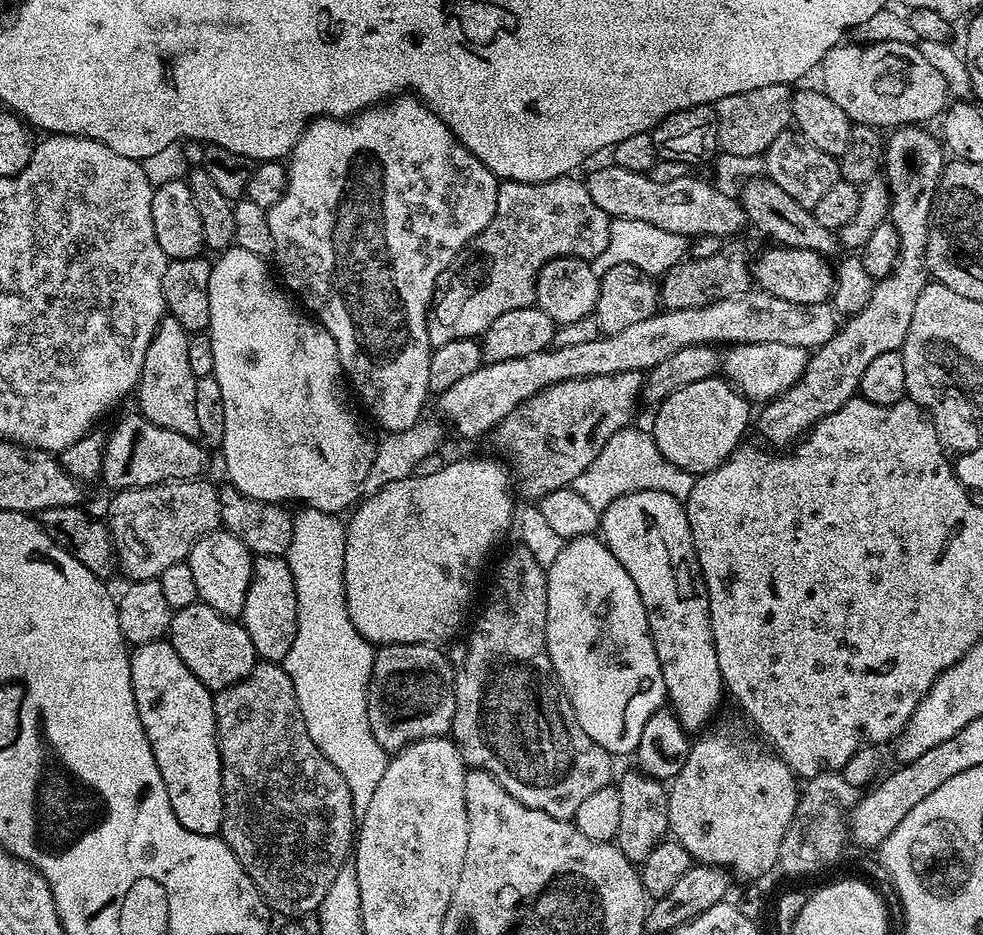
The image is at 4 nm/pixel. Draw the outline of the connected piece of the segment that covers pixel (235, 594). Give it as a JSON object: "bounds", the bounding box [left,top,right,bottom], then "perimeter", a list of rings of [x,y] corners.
{"bounds":[186,530,254,618],"perimeter":[[[223,530],[211,532],[194,542],[186,562],[194,573],[194,582],[198,585],[203,603],[229,618],[239,617],[243,613],[254,571],[254,553],[241,540]]]}

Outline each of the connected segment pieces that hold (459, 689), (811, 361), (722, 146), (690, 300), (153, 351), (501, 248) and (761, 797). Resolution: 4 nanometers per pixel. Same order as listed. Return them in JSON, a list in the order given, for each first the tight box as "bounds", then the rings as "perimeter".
[{"bounds":[451,546,613,820],"perimeter":[[[523,546],[512,548],[504,556],[504,561],[496,568],[496,581],[492,584],[492,597],[488,600],[488,605],[480,612],[480,617],[476,620],[476,625],[468,632],[468,637],[464,640],[464,645],[460,648],[460,657],[455,657],[454,667],[456,669],[456,709],[452,719],[451,739],[456,741],[456,748],[460,751],[460,756],[464,759],[468,768],[477,768],[486,774],[490,774],[518,802],[530,806],[534,810],[542,810],[559,820],[572,820],[575,817],[578,806],[590,798],[590,794],[597,793],[598,790],[609,787],[612,780],[613,757],[582,726],[578,726],[578,718],[570,706],[570,698],[560,685],[560,680],[556,676],[554,666],[550,662],[548,653],[548,643],[546,642],[546,594],[548,593],[548,574],[546,568],[538,562],[538,559]]]},{"bounds":[760,124,946,446],"perimeter":[[[906,124],[897,127],[891,133],[892,136],[887,137],[886,143],[882,148],[882,173],[884,172],[883,179],[886,181],[888,187],[888,194],[891,197],[891,204],[888,208],[887,219],[894,226],[894,230],[898,230],[898,242],[900,243],[900,253],[896,259],[896,264],[892,268],[892,273],[888,275],[885,280],[875,281],[872,293],[870,294],[870,302],[866,302],[866,306],[862,306],[862,310],[856,316],[847,317],[837,327],[834,338],[830,338],[830,342],[826,342],[820,348],[815,349],[808,357],[808,365],[804,367],[804,373],[798,378],[798,382],[794,382],[794,386],[790,386],[790,390],[786,390],[781,396],[776,396],[772,400],[767,401],[763,405],[764,408],[760,412],[760,432],[772,444],[788,444],[784,446],[792,446],[797,443],[807,433],[809,428],[812,428],[819,420],[826,418],[826,414],[834,414],[834,410],[838,410],[847,402],[857,395],[860,391],[860,383],[862,382],[862,374],[866,374],[866,366],[870,366],[870,362],[874,362],[874,358],[878,358],[878,354],[890,354],[891,352],[900,352],[904,347],[904,339],[906,338],[906,330],[910,330],[910,317],[914,314],[914,302],[918,302],[918,294],[922,294],[924,285],[929,283],[930,273],[928,270],[928,263],[926,262],[926,242],[928,241],[928,222],[932,219],[932,203],[936,197],[936,187],[940,181],[940,175],[944,172],[944,165],[946,163],[946,152],[942,147],[941,141],[935,135],[932,136],[927,132],[927,127],[917,126],[915,124]]]},{"bounds":[716,84,793,157],"perimeter":[[[787,84],[762,86],[716,101],[719,149],[738,157],[763,155],[770,142],[791,125],[793,91]]]},{"bounds":[658,243,750,310],"perimeter":[[[725,243],[711,258],[685,258],[664,273],[658,284],[658,300],[665,309],[690,310],[726,298],[741,296],[750,288],[750,256],[740,244]]]},{"bounds":[138,314,200,438],"perimeter":[[[166,314],[158,322],[154,338],[150,338],[150,350],[146,350],[146,362],[142,362],[142,374],[138,385],[138,412],[158,426],[178,430],[178,434],[196,438],[200,434],[198,417],[194,410],[194,390],[198,378],[190,370],[186,351],[189,335],[182,322],[178,322],[178,318]]]},{"bounds":[428,175,612,348],"perimeter":[[[571,175],[559,176],[553,180],[546,182],[514,182],[513,180],[505,180],[496,189],[496,209],[494,210],[494,218],[490,218],[490,222],[486,226],[486,230],[482,230],[473,240],[460,251],[460,255],[452,259],[452,267],[448,268],[436,283],[437,290],[435,297],[430,305],[428,313],[428,340],[433,348],[438,346],[446,346],[446,342],[454,342],[458,338],[480,338],[483,337],[484,331],[490,326],[490,322],[494,322],[494,318],[502,318],[502,314],[510,314],[510,310],[522,310],[523,308],[531,308],[536,302],[536,279],[542,270],[542,266],[546,266],[556,256],[578,256],[581,260],[589,262],[595,260],[598,254],[602,254],[602,250],[606,250],[606,242],[610,240],[610,226],[612,220],[606,214],[606,210],[602,210],[598,206],[594,206],[594,200],[590,198],[588,193],[588,185],[583,179],[572,180]]]},{"bounds":[668,728,801,882],"perimeter":[[[720,728],[717,732],[707,732],[699,737],[700,741],[697,739],[693,743],[686,766],[682,766],[682,770],[678,770],[670,782],[668,827],[671,835],[691,854],[695,863],[727,868],[729,873],[737,877],[740,875],[744,882],[759,881],[759,876],[766,875],[772,867],[775,869],[779,865],[783,838],[800,801],[801,789],[798,784],[796,788],[798,777],[785,760],[769,751],[759,739],[751,740],[740,728]]]}]

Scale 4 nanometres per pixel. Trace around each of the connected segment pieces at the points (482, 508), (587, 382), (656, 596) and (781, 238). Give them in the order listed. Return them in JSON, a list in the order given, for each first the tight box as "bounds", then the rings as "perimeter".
[{"bounds":[344,456,512,646],"perimeter":[[[476,456],[473,460],[456,460],[453,462],[445,463],[442,470],[435,471],[434,474],[429,474],[425,477],[418,477],[416,475],[407,476],[402,478],[398,482],[390,482],[386,486],[382,486],[382,490],[378,490],[378,494],[367,497],[363,502],[355,509],[356,513],[352,516],[352,521],[349,519],[346,524],[346,562],[344,563],[344,589],[346,590],[346,600],[348,606],[348,613],[350,618],[354,622],[354,626],[361,632],[364,637],[367,638],[368,643],[373,646],[383,646],[386,644],[436,644],[441,642],[440,640],[448,640],[456,632],[456,627],[460,624],[460,619],[464,616],[464,607],[468,604],[468,599],[472,596],[472,591],[476,588],[476,579],[480,576],[480,571],[484,568],[484,559],[492,552],[492,547],[503,538],[508,532],[508,527],[512,524],[512,496],[508,493],[508,480],[510,484],[510,476],[503,472],[498,465],[492,460],[487,460],[484,456]]]},{"bounds":[494,372,645,502],"perimeter":[[[619,372],[602,374],[590,378],[567,380],[546,386],[538,394],[526,398],[502,422],[496,425],[494,437],[502,451],[508,452],[512,464],[516,467],[514,480],[520,483],[520,492],[528,502],[539,501],[540,497],[559,488],[575,485],[578,474],[598,458],[602,446],[610,442],[615,432],[623,432],[629,427],[632,415],[636,412],[636,399],[641,399],[644,391],[645,377],[638,372]]]},{"bounds":[599,490,726,734],"perimeter":[[[658,490],[631,492],[622,498],[614,498],[610,506],[602,509],[599,531],[614,558],[618,558],[622,566],[626,566],[626,574],[630,574],[630,578],[634,578],[634,586],[638,586],[670,707],[689,734],[699,733],[705,727],[703,724],[719,710],[720,699],[725,699],[726,689],[718,670],[718,654],[714,650],[712,623],[708,613],[708,591],[700,574],[700,563],[694,550],[684,504]]]},{"bounds":[738,176,838,257],"perimeter":[[[764,176],[747,179],[739,189],[738,199],[743,207],[745,217],[750,224],[766,237],[771,243],[785,248],[801,248],[814,250],[820,256],[835,257],[838,249],[838,236],[835,231],[818,223],[811,208],[804,208],[786,190]]]}]

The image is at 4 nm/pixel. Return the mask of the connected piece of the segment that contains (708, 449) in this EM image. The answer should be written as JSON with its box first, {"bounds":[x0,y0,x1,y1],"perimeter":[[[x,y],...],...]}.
{"bounds":[650,375,748,474],"perimeter":[[[715,375],[702,382],[690,382],[690,386],[682,386],[682,390],[661,400],[650,431],[658,450],[674,466],[693,474],[713,472],[741,447],[740,439],[748,428],[748,408],[744,395]]]}

